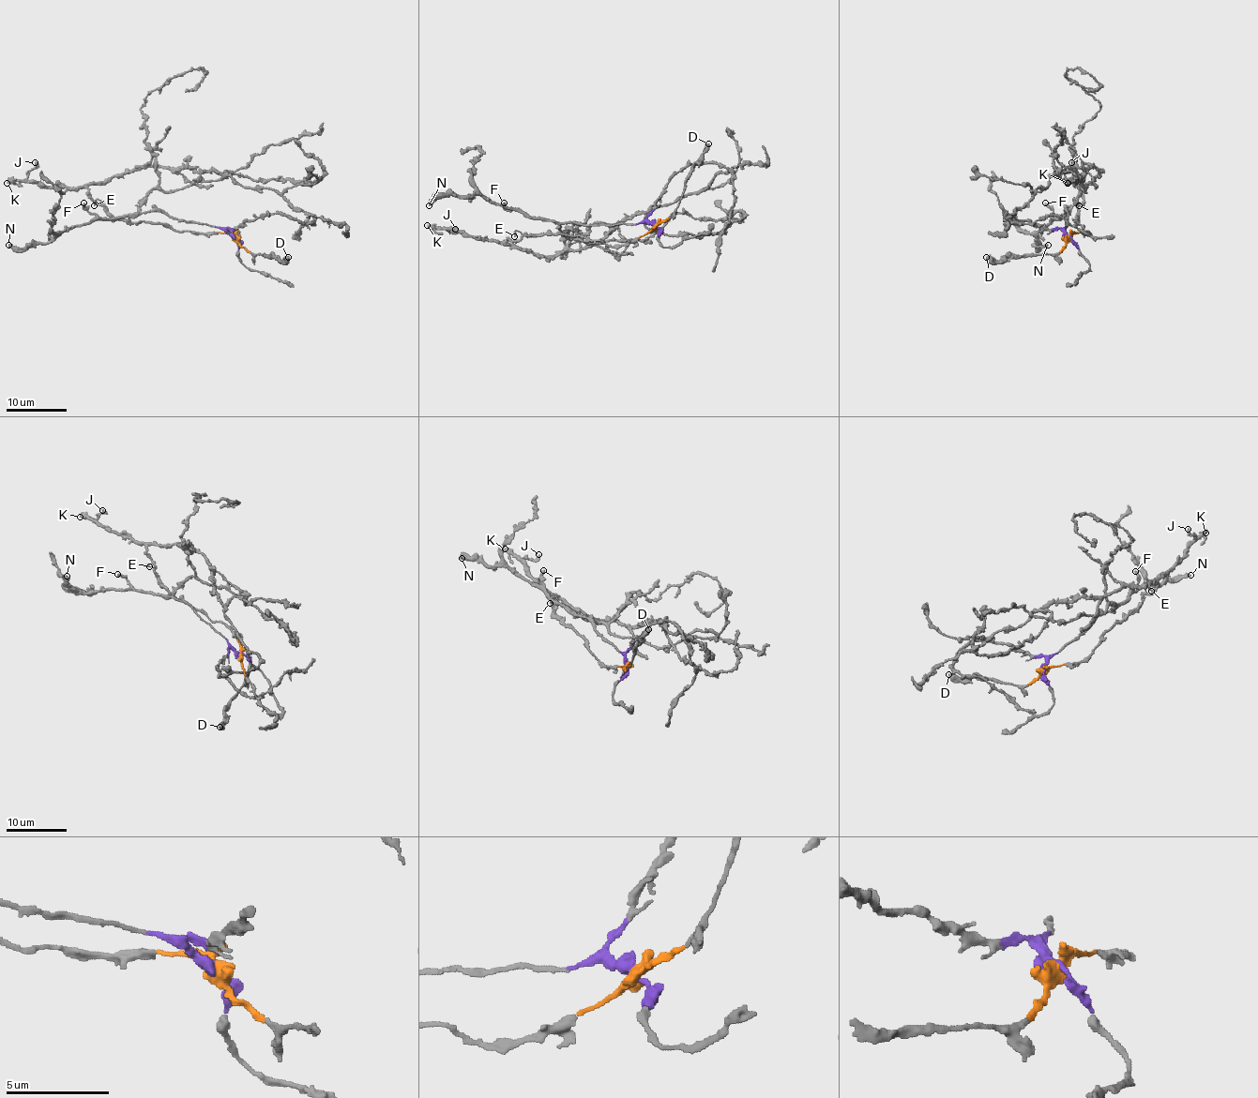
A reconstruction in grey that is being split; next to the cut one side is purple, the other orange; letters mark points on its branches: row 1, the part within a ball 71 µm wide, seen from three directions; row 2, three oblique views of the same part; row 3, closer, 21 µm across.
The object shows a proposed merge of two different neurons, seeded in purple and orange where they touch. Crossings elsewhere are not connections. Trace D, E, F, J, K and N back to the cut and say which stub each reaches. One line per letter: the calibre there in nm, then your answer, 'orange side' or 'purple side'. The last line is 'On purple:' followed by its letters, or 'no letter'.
D: 600 nm | orange side
E: 150 nm | orange side
F: 340 nm | purple side
J: 360 nm | orange side
K: 550 nm | orange side
N: 440 nm | purple side
On purple: F, N

